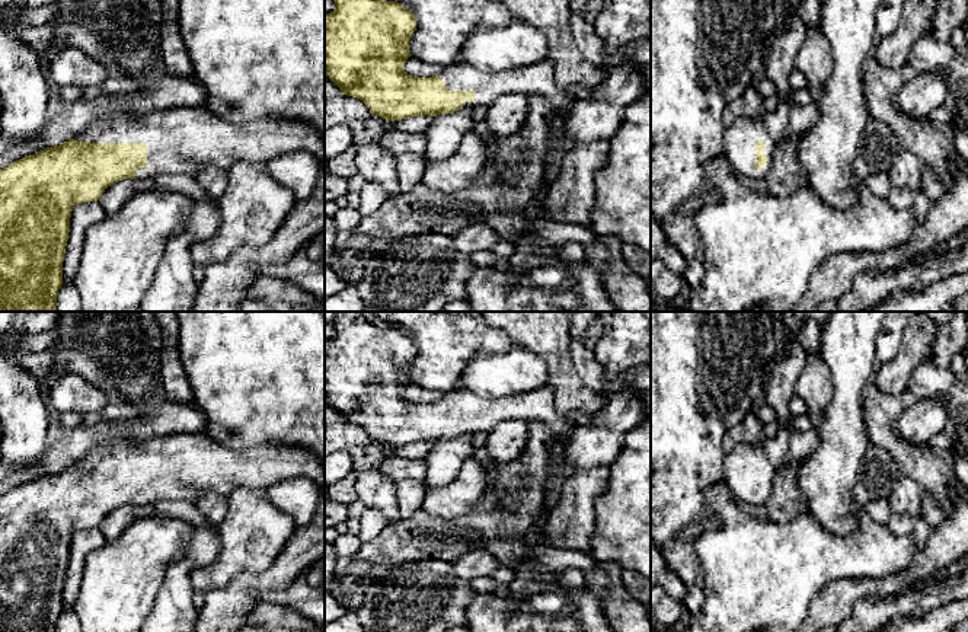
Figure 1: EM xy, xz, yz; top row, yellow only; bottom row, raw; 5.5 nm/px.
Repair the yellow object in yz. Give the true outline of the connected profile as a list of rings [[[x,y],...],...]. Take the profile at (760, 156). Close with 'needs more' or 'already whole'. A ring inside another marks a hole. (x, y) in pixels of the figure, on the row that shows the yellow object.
[[[738,116],[725,130],[725,157],[738,175],[760,179],[773,166],[777,144],[763,124],[763,116]]]; needs more

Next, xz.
[[[333,0],[336,7],[325,15],[325,71],[348,95],[362,100],[371,115],[399,121],[410,116],[437,116],[454,111],[489,106],[499,96],[523,95],[544,98],[556,109],[575,99],[588,99],[595,89],[574,87],[565,95],[556,84],[555,66],[550,58],[525,67],[502,71],[482,71],[461,61],[444,67],[438,76],[418,77],[405,71],[410,57],[409,39],[416,31],[413,13],[397,1]]]; needs more

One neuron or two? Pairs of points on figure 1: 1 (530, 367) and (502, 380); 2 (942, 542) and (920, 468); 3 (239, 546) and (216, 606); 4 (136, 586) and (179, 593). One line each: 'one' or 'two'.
1: one
2: two
3: two
4: two

